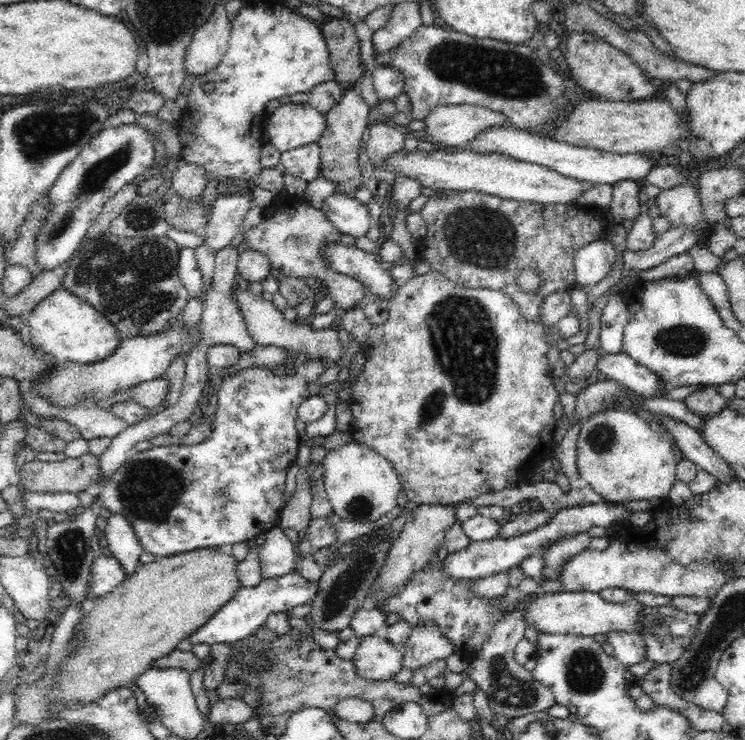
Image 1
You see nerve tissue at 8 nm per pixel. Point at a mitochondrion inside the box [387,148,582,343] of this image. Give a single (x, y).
(478, 236)

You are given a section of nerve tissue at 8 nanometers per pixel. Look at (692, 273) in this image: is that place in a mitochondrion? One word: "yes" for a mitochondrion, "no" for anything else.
no

